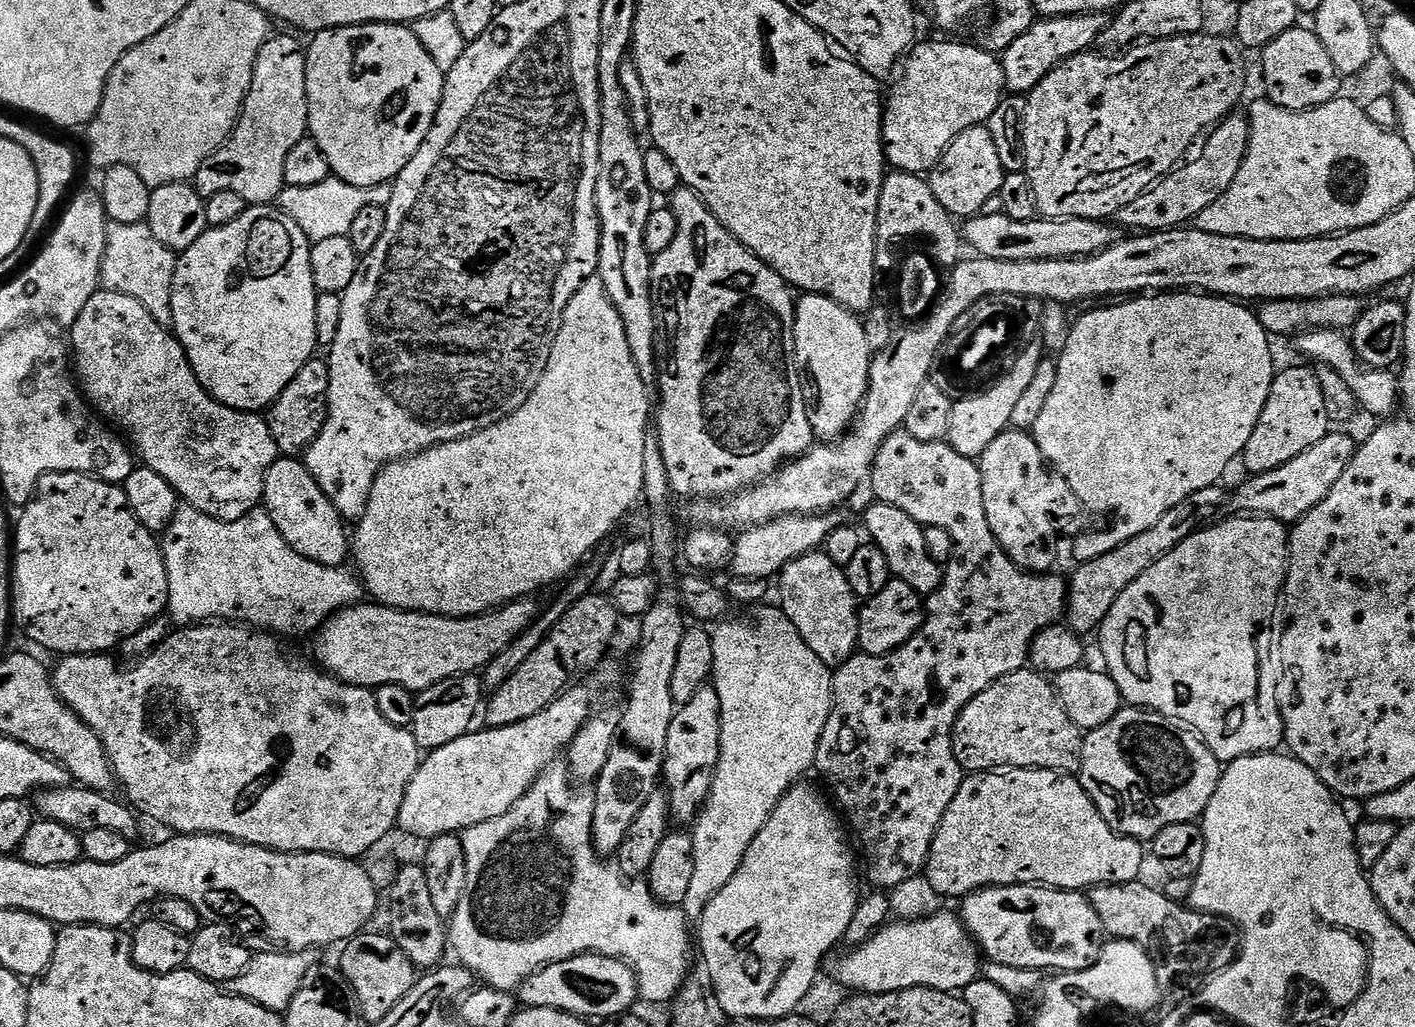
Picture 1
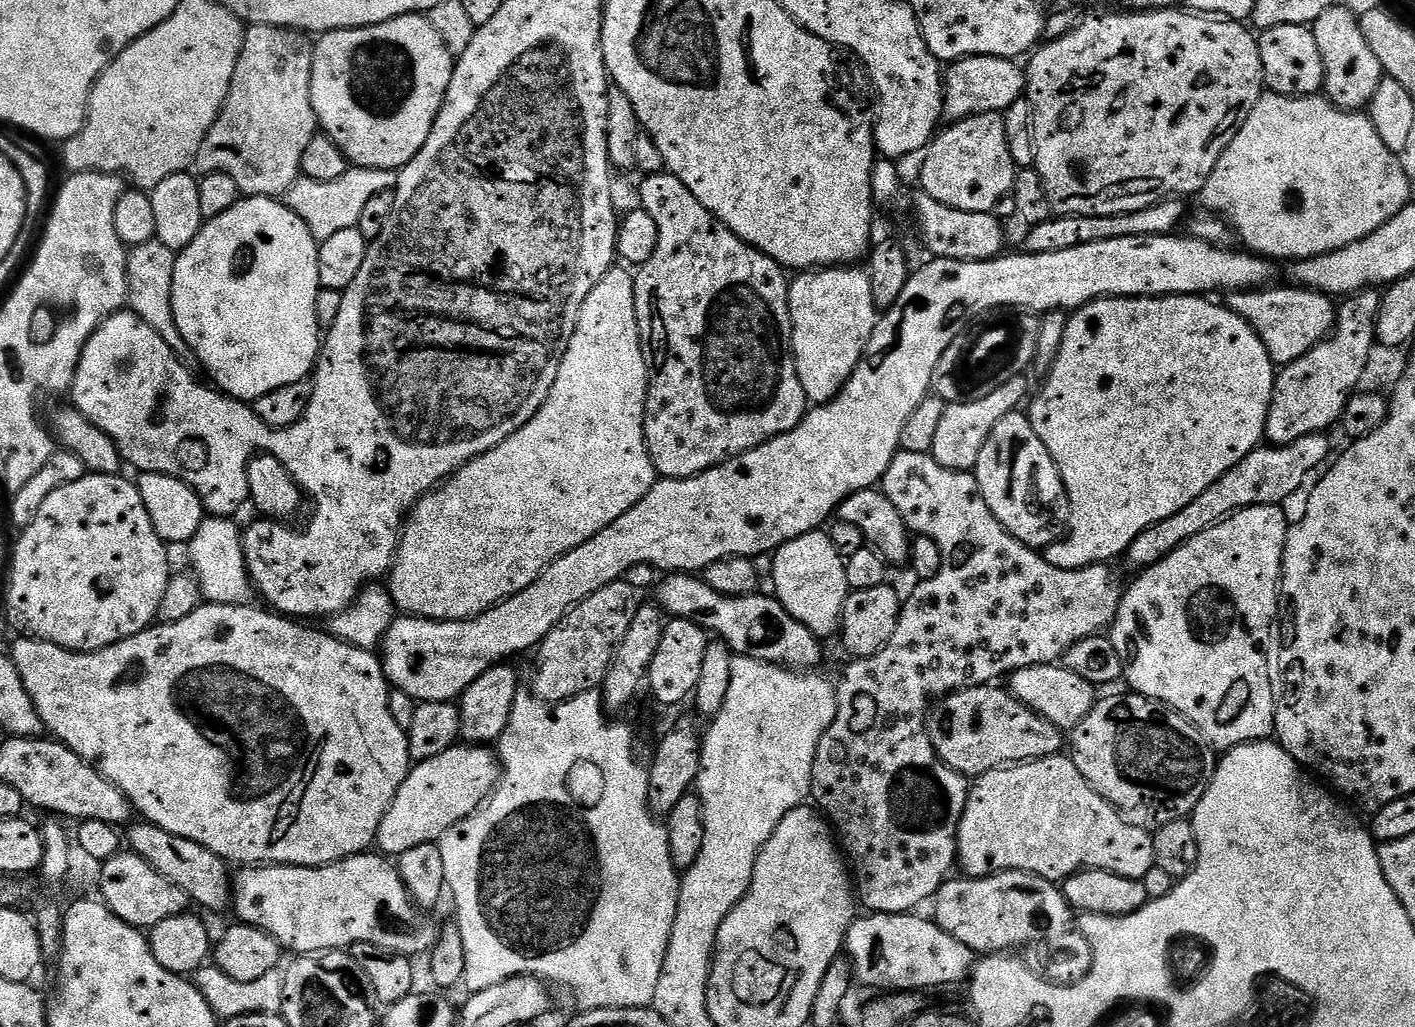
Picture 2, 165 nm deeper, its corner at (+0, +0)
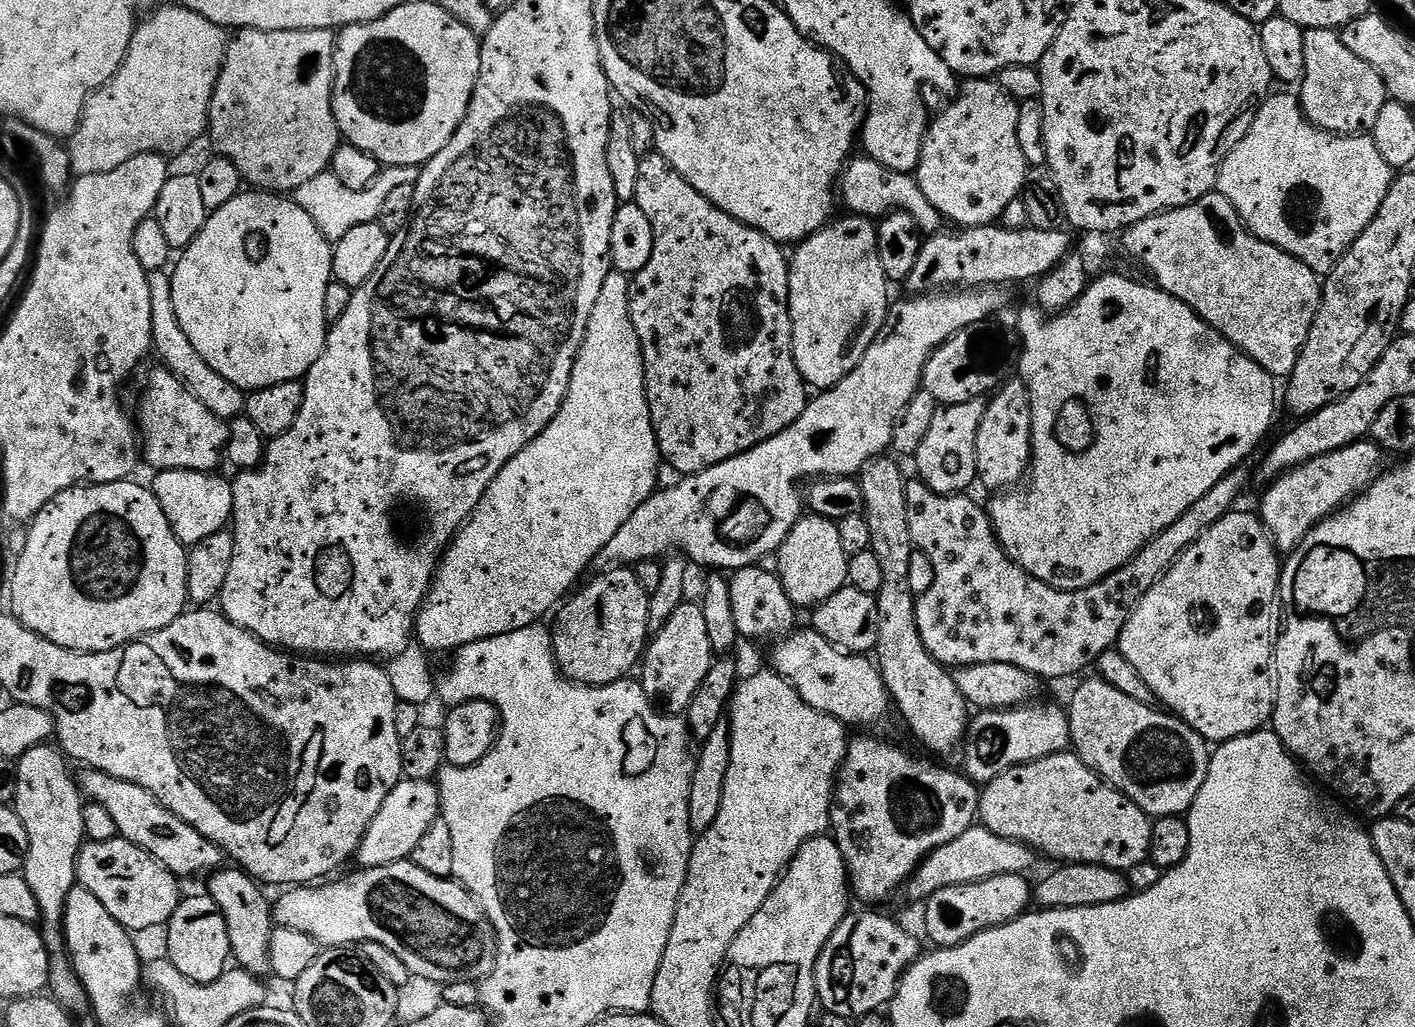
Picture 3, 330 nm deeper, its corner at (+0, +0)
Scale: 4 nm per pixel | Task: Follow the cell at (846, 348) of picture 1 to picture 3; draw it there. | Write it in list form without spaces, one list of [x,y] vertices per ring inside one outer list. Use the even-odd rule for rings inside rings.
[[[844,214],[841,220],[840,217],[833,219],[832,223],[826,225],[821,232],[816,232],[810,239],[803,241],[793,251],[797,251],[793,256],[791,253],[788,265],[788,313],[792,319],[792,353],[794,354],[794,362],[802,374],[805,384],[811,386],[813,389],[827,390],[834,387],[835,384],[840,384],[842,378],[846,378],[846,374],[850,374],[850,370],[854,370],[858,366],[858,362],[862,362],[862,358],[866,354],[870,342],[874,342],[878,330],[882,330],[884,319],[888,317],[888,309],[890,307],[888,288],[890,288],[890,282],[882,270],[882,262],[878,262],[878,238],[876,237],[876,230],[877,225],[869,217]]]

